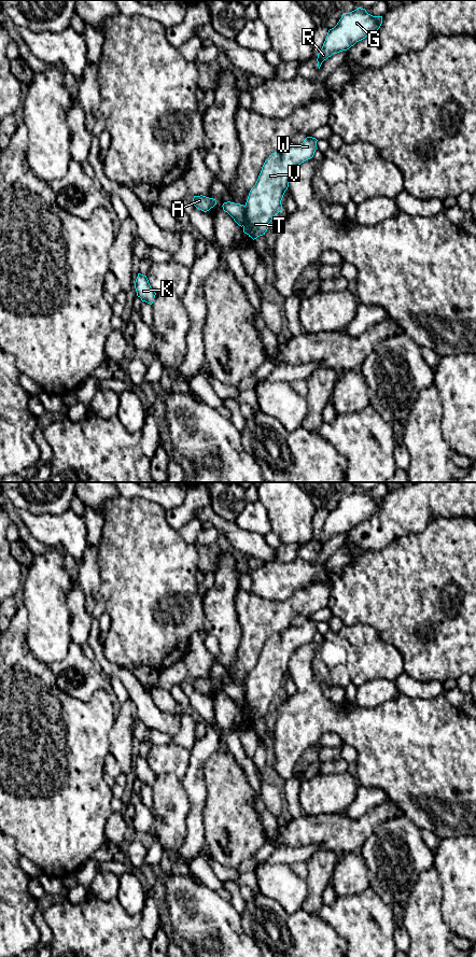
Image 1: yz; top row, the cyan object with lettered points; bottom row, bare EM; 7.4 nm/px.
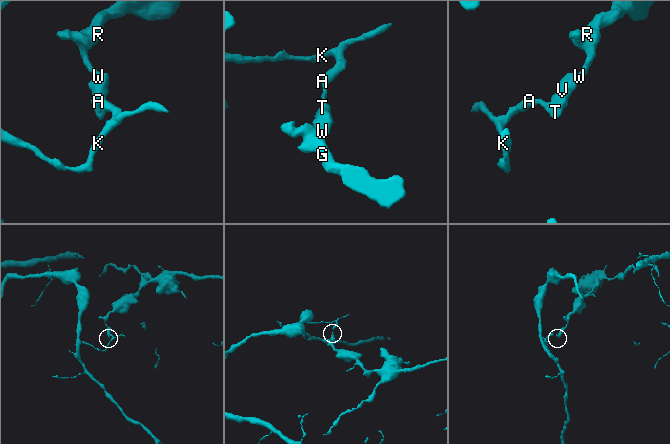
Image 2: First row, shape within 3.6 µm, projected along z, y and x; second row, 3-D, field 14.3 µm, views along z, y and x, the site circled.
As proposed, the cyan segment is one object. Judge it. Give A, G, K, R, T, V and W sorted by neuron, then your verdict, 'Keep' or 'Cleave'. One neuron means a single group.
Groups: A K / G R T V W. Cleave

